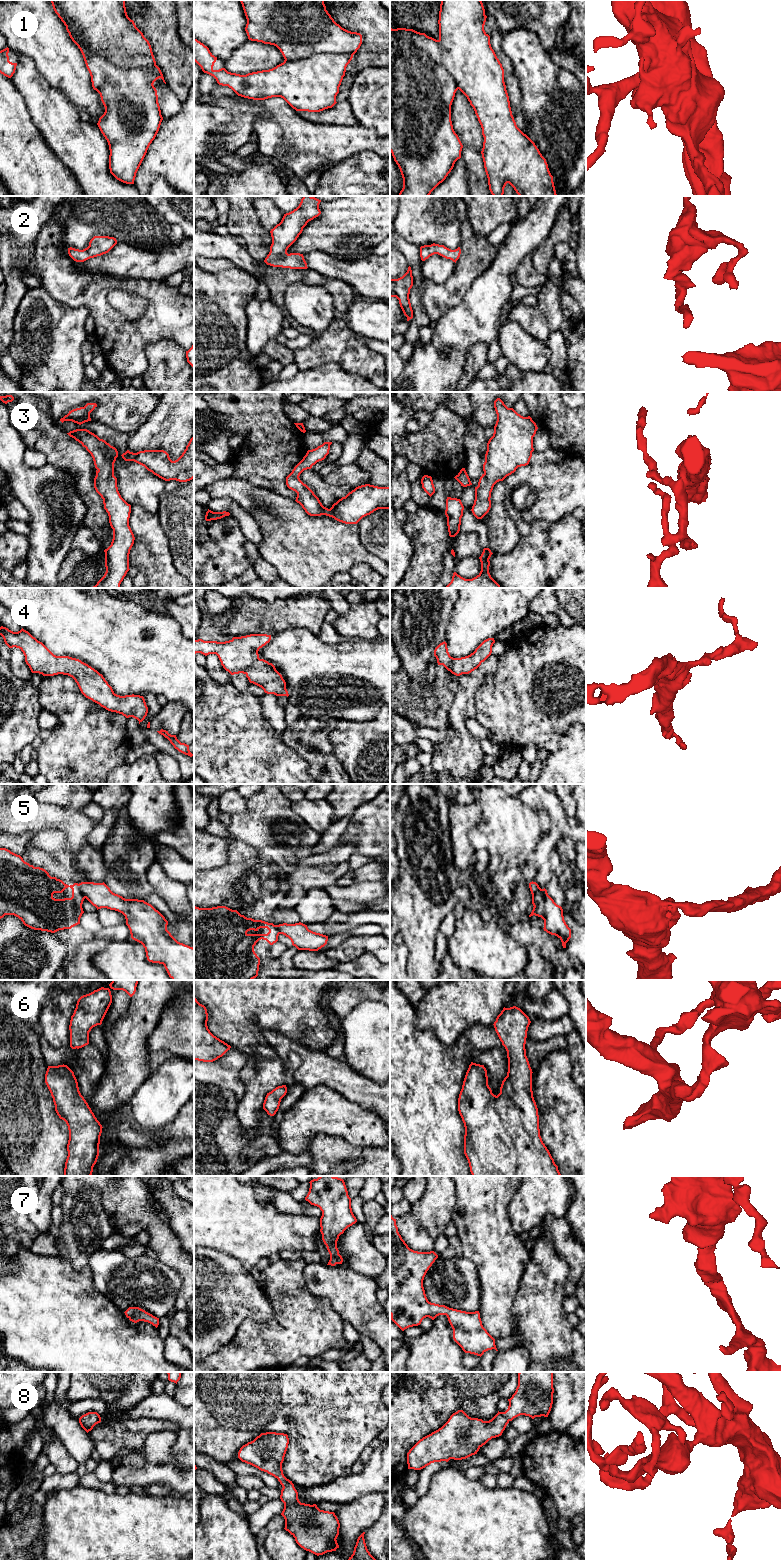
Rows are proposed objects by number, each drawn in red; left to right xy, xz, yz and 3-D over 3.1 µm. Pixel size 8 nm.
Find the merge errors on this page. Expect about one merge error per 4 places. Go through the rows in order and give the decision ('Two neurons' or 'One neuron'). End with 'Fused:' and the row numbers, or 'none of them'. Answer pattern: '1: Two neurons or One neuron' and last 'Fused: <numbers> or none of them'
1: One neuron
2: One neuron
3: One neuron
4: One neuron
5: Two neurons
6: One neuron
7: One neuron
8: One neuron
Fused: 5

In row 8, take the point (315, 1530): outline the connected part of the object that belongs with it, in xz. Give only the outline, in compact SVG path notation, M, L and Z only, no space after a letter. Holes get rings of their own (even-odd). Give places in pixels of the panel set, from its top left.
M276 1432L261 1433L253 1441L248 1442L240 1448L238 1458L242 1462L267 1472L278 1479L283 1487L280 1499L284 1503L284 1509L281 1513L285 1519L284 1529L295 1538L296 1543L301 1548L317 1556L336 1551L336 1549L339 1548L336 1539L339 1535L340 1523L335 1513L320 1510L316 1504L310 1505L301 1503L298 1499L298 1492L294 1484L283 1474L282 1463L288 1444L289 1438L287 1434Z

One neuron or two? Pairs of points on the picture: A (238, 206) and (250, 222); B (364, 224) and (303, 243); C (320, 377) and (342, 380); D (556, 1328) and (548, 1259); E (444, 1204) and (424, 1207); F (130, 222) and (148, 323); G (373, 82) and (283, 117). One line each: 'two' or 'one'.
A: one
B: one
C: one
D: one
E: one
F: two
G: two

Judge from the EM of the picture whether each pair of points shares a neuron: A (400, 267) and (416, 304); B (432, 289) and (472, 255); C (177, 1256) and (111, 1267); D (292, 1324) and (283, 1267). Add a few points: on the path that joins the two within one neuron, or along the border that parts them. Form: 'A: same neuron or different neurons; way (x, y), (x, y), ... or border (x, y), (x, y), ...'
A: different neurons; border (400, 251), (409, 265)
B: same neuron; way (444, 289), (447, 289), (469, 267)
C: different neurons; border (158, 1259), (171, 1266), (178, 1273)
D: same neuron; way (292, 1310), (290, 1295), (283, 1281)

